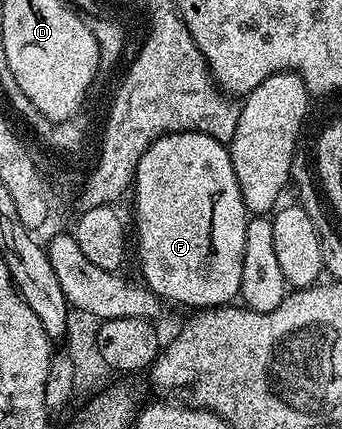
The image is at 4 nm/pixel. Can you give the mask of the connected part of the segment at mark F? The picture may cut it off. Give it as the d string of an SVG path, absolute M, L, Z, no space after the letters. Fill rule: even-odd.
M170 132L168 136L159 137L153 145L143 154L143 158L137 163L137 175L135 177L135 192L137 188L137 256L141 259L141 276L147 287L162 301L174 300L177 304L186 304L189 310L203 308L219 308L228 305L238 299L241 291L241 279L243 278L243 242L247 238L247 222L250 217L239 184L235 178L235 170L231 166L231 158L226 145L220 144L215 138L211 138L202 132Z

